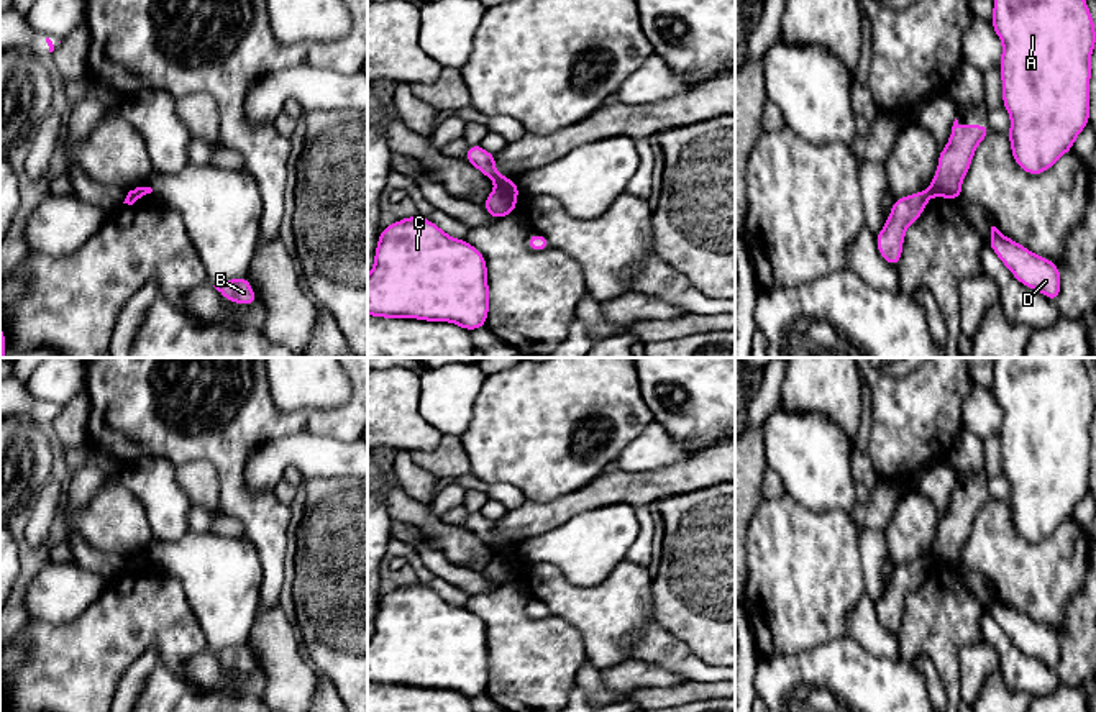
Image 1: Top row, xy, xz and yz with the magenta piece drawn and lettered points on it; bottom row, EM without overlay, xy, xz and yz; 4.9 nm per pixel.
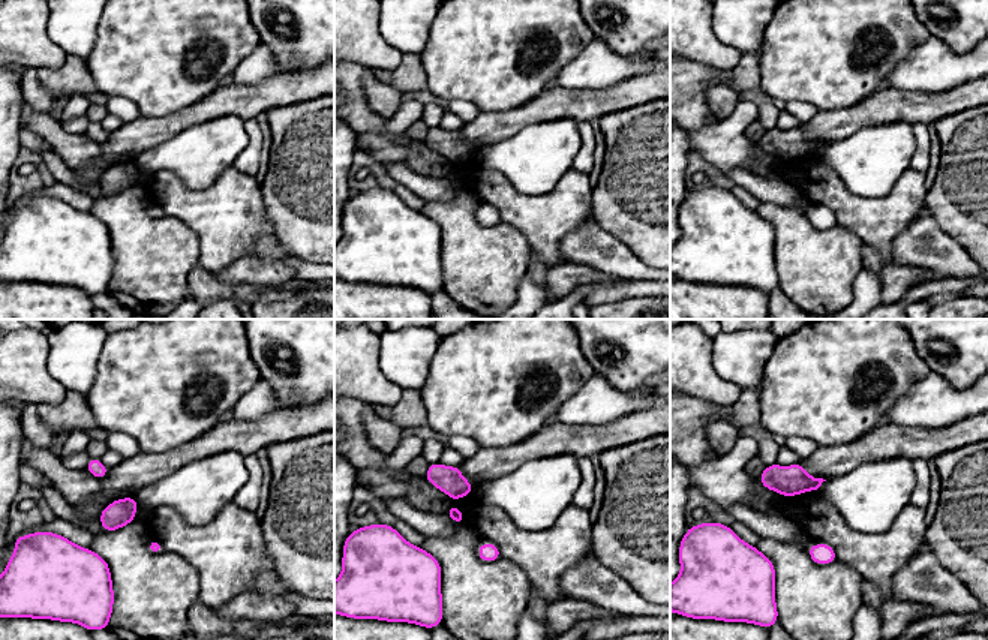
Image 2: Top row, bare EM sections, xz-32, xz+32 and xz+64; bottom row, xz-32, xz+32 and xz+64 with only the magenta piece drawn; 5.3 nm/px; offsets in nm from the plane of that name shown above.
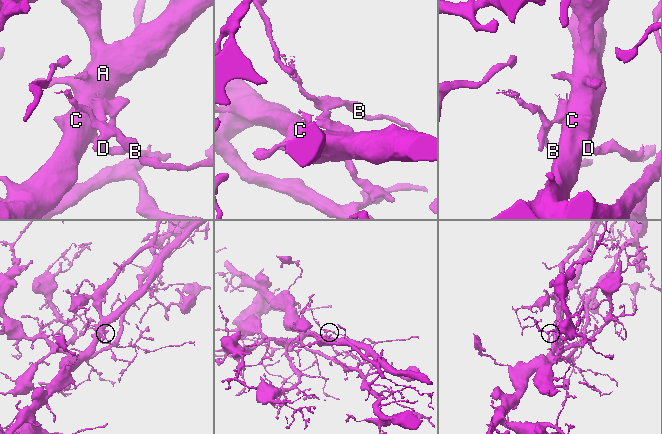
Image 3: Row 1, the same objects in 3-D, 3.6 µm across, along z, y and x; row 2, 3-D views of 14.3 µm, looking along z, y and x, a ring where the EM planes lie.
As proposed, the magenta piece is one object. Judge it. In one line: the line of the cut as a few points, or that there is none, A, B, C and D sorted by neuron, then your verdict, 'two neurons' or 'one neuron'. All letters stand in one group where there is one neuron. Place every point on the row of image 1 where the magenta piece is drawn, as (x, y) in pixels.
cut xz (509, 182), (497, 186); groups A C D / B; two neurons

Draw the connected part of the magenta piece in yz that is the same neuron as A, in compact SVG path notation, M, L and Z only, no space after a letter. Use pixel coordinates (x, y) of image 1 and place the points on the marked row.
M994 0L993 30L1002 41L999 59L1002 105L1011 116L1011 153L1016 164L1030 176L1048 171L1073 149L1076 136L1089 123L1089 61L1096 44L1094 20L1086 0Z

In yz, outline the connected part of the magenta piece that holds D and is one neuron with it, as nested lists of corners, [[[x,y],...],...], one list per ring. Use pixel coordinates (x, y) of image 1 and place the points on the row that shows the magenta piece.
[[[991,226],[988,244],[1022,285],[1039,290],[1048,300],[1057,302],[1062,281],[1060,267],[1053,261],[1004,236],[996,226]]]

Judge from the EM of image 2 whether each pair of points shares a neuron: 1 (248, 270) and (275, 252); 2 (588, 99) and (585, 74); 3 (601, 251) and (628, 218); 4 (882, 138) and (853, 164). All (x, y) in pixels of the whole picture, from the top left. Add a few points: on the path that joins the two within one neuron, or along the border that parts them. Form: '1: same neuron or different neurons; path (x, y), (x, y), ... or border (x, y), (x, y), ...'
1: different neurons; border (248, 255), (284, 260), (294, 276)
2: different neurons; border (621, 81), (597, 89), (556, 87)
3: different neurons; border (592, 216), (639, 260)
4: same neuron; path (874, 146), (861, 159)

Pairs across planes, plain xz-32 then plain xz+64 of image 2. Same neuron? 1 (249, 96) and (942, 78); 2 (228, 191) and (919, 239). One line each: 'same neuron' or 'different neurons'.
1: different neurons
2: different neurons

